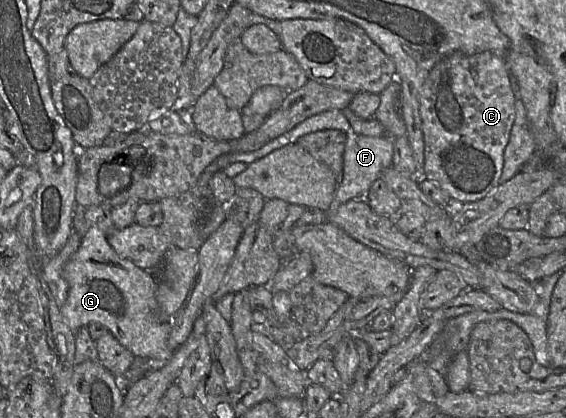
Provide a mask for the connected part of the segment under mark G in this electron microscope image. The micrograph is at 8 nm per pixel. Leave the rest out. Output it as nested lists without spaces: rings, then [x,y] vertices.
[[[94,224],[81,239],[76,252],[63,267],[69,286],[61,315],[75,334],[91,322],[100,323],[135,357],[148,358],[155,368],[165,364],[174,351],[168,345],[170,319],[161,319],[155,298],[156,277],[132,261],[121,258],[107,240],[107,234]]]

